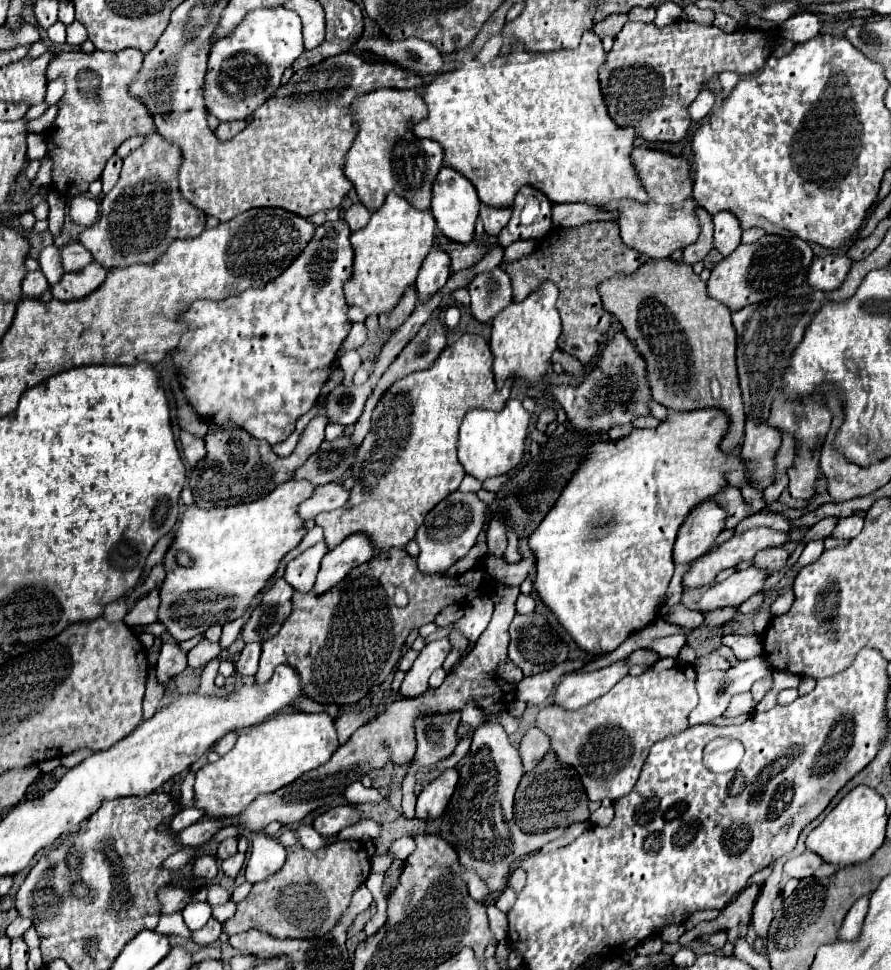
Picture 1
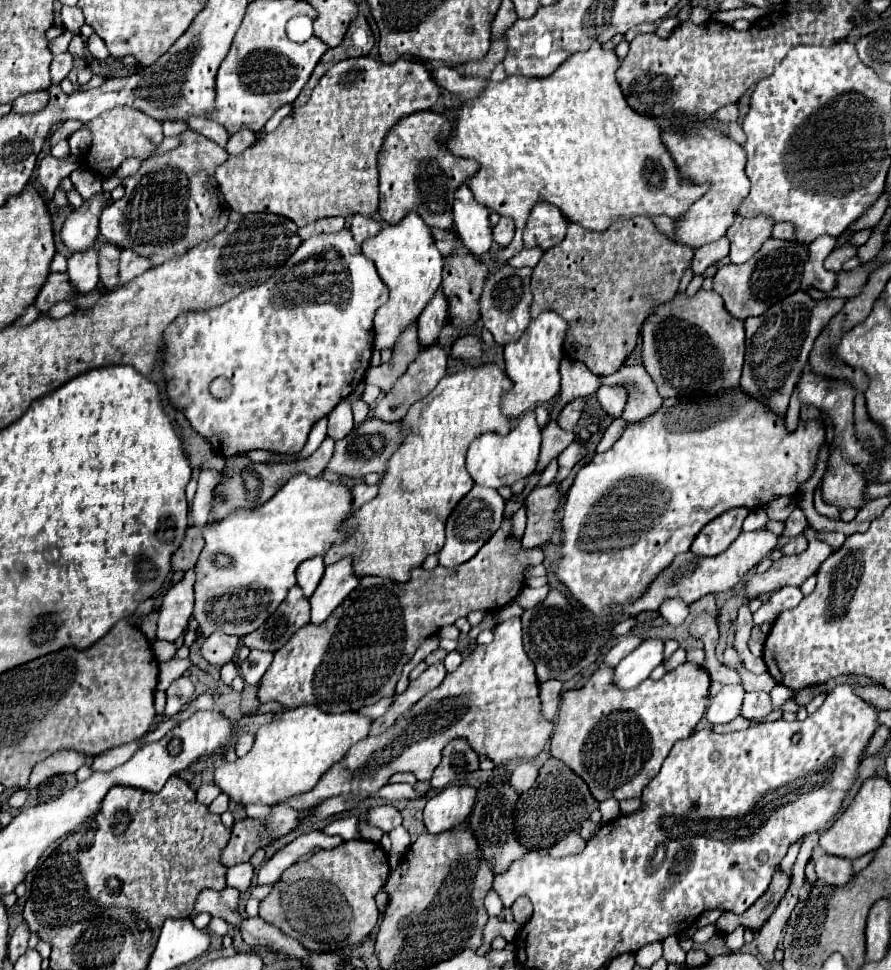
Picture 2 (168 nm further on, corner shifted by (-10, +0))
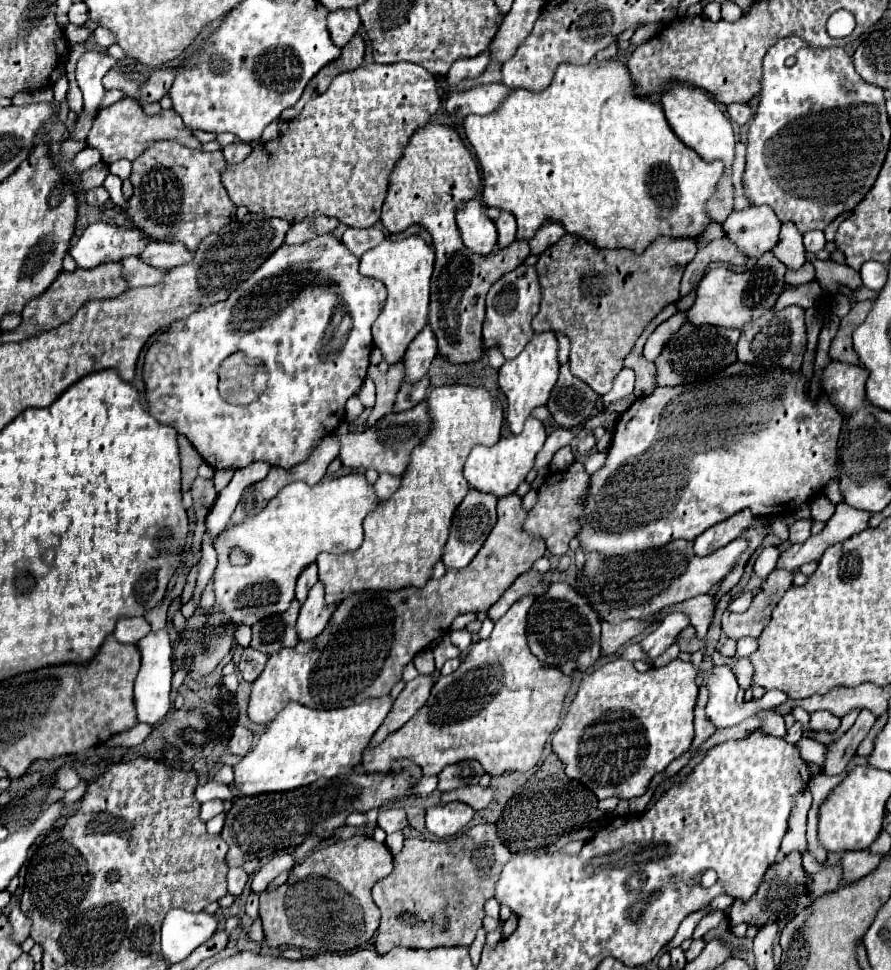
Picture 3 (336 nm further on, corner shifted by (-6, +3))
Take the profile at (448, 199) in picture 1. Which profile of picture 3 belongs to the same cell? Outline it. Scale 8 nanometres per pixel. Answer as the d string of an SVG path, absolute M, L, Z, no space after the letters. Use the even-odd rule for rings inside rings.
M478 199L460 203L456 209L456 221L464 245L478 255L490 255L496 249L496 227L484 213Z

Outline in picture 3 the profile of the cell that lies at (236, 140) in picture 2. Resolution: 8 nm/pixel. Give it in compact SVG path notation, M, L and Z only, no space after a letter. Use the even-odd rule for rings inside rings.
M234 141L222 149L226 163L240 163L242 159L246 159L246 155L250 155L250 151L252 151L250 143L244 141Z

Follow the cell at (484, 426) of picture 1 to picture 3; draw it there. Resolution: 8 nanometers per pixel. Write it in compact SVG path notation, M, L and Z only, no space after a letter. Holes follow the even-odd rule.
M528 417L524 431L520 435L502 437L492 447L476 445L464 463L464 477L468 479L472 489L488 491L488 493L494 493L496 497L510 495L516 491L516 487L526 479L528 471L534 467L534 457L542 449L544 441L546 441L546 429L544 429L542 421Z

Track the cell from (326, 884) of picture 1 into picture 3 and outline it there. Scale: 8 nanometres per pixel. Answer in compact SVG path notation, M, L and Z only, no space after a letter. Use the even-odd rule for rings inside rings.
M350 837L348 841L332 843L324 849L310 853L302 861L302 887L300 887L300 865L290 871L290 879L270 893L260 893L260 919L270 947L304 947L316 951L346 953L362 947L370 941L380 923L380 909L372 899L372 887L376 881L392 873L392 855L384 843L376 843L372 837Z

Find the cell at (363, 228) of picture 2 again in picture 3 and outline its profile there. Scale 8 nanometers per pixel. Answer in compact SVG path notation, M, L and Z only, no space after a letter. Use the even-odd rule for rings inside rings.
M348 227L342 243L356 255L362 257L362 253L366 253L370 247L376 247L382 239L384 239L384 231L378 227L368 227L368 229L356 229L356 227Z

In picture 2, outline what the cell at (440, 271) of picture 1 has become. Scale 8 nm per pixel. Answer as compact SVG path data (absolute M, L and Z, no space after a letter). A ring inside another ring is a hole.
M438 290L432 302L424 308L424 312L418 318L418 340L422 348L430 348L432 344L438 342L444 322L446 322L446 298Z

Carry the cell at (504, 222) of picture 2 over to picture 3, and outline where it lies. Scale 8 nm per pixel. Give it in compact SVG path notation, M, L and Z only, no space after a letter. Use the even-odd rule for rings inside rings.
M502 211L500 217L496 219L496 229L498 229L498 247L504 249L516 239L516 219L512 213Z

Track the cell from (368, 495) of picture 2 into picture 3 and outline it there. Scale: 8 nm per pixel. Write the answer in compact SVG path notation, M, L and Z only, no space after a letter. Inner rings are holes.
M380 475L378 481L372 485L372 489L374 489L376 497L378 497L380 501L384 501L384 499L390 499L390 497L392 497L392 493L398 489L398 485L400 485L400 477Z

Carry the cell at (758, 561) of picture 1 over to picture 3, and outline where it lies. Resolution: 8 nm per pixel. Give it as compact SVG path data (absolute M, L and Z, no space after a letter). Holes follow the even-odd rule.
M796 521L790 525L790 537L788 541L794 545L794 543L804 543L808 537L810 537L810 527L812 527L812 521Z

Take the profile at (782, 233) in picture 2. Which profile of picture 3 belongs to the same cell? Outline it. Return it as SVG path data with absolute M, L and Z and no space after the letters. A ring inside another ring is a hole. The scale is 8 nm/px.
M790 221L782 223L778 243L772 251L788 269L800 269L804 265L806 251L802 245L802 233L796 229L794 223L790 223Z

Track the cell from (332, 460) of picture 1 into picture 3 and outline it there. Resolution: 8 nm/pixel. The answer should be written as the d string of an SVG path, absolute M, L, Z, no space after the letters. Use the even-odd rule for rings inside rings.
M418 403L414 409L384 415L384 419L378 419L372 427L366 427L362 433L348 431L348 425L342 423L336 429L336 435L340 441L338 459L348 469L374 467L378 473L390 473L390 475L400 477L408 465L410 451L426 437L426 431L430 429L430 419L428 419L428 413L424 409L426 409L424 403Z

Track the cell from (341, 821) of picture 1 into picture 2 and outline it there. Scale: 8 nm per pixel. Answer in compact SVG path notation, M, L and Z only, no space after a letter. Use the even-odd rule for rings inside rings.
M376 806L368 812L368 822L378 826L382 832L390 832L392 828L402 824L402 816L392 806Z

